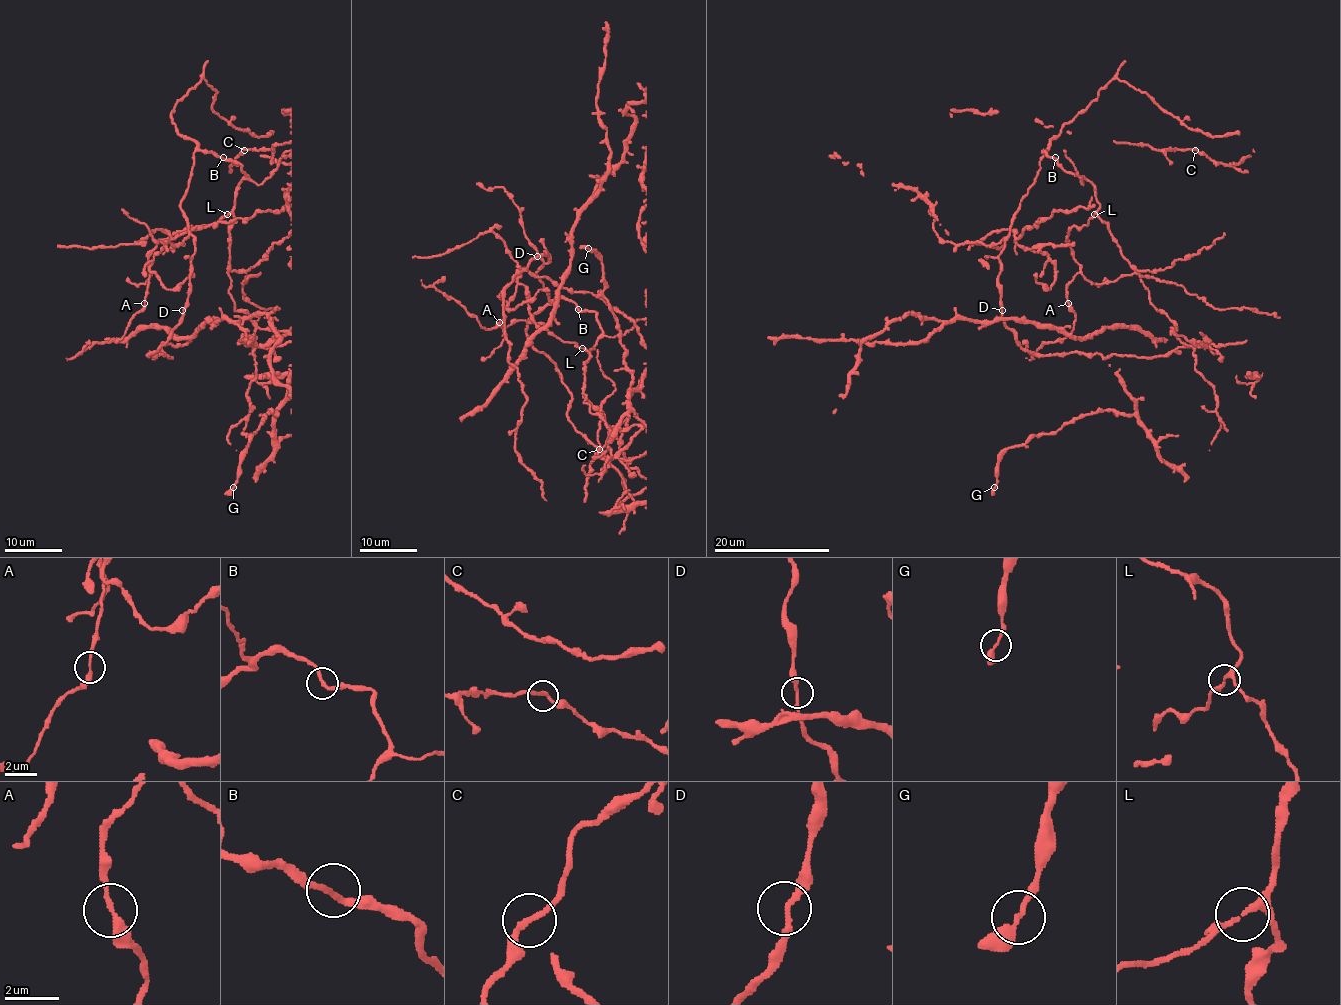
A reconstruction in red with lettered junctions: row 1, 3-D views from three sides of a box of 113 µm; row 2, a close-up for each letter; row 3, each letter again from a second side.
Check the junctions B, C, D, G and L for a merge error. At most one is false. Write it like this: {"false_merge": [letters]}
{"false_merge": []}

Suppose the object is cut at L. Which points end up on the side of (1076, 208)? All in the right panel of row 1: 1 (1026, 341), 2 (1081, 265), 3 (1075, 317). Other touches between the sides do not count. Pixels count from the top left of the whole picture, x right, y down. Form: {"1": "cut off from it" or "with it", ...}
{"1": "cut off from it", "2": "cut off from it", "3": "cut off from it"}

